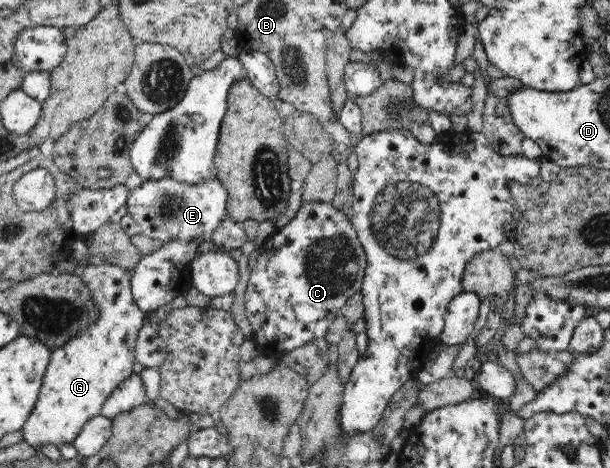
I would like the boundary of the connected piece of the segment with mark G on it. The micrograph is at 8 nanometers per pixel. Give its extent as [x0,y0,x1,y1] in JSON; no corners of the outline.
[22,262,147,452]

